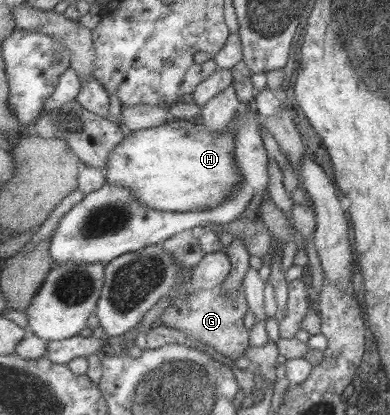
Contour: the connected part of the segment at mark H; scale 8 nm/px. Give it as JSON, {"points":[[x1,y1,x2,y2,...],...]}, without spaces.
{"points":[[235,116,223,132,207,132,205,124,181,120,153,128,135,130,126,136,105,163,106,182,135,190,135,198,145,206,173,212,197,212,225,201,243,179,235,164,235,131,241,116]]}

